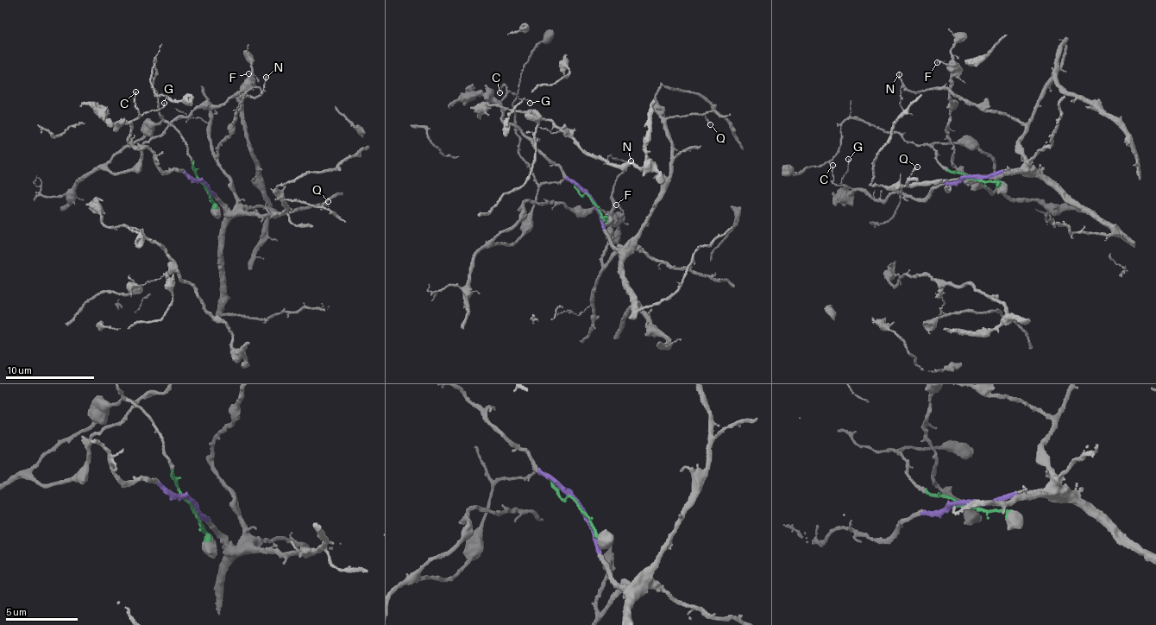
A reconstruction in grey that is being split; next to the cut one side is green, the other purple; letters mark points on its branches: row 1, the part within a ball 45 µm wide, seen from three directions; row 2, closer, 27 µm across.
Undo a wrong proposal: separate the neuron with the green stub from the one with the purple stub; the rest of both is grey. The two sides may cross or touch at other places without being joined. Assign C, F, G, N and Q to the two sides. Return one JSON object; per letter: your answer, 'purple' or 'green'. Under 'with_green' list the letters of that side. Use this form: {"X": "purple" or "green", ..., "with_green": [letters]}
{"C": "purple", "F": "green", "G": "purple", "N": "purple", "Q": "purple", "with_green": ["F"]}

